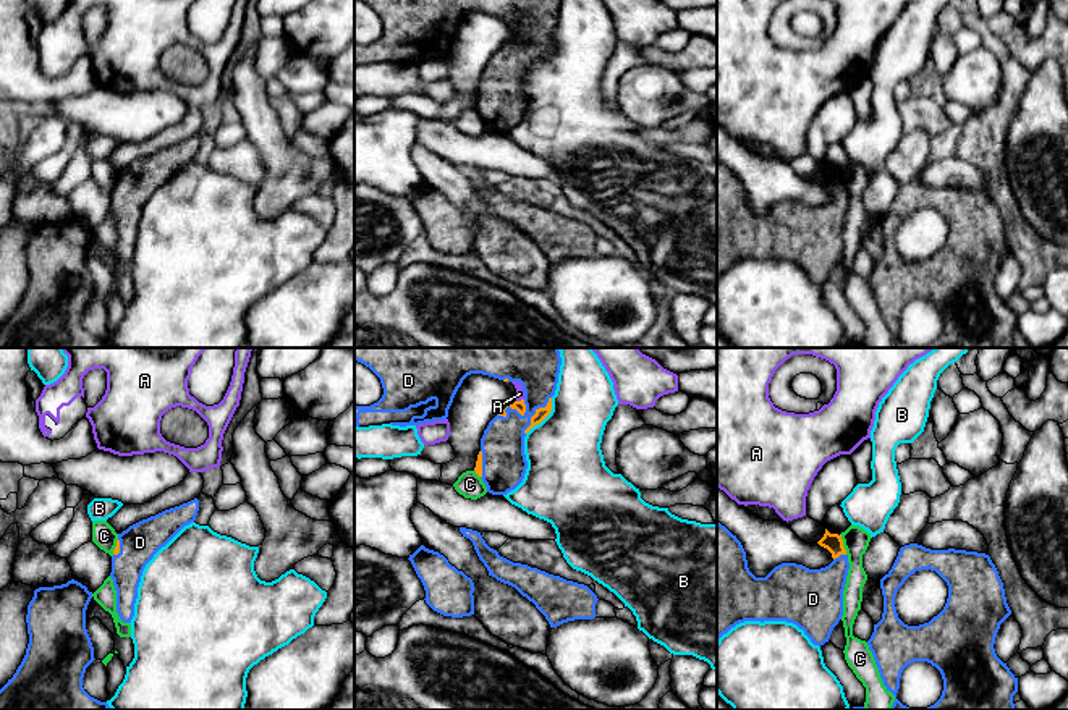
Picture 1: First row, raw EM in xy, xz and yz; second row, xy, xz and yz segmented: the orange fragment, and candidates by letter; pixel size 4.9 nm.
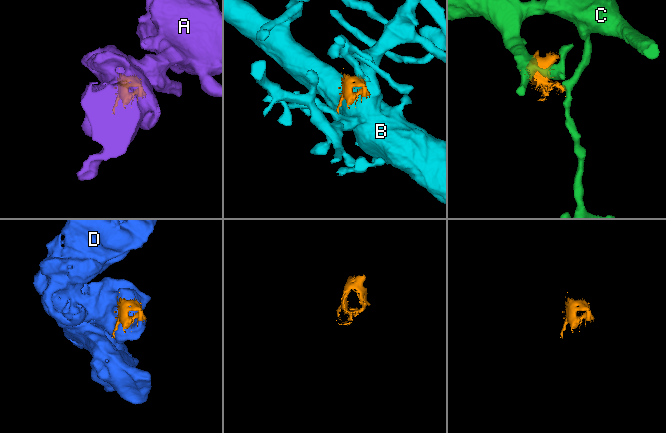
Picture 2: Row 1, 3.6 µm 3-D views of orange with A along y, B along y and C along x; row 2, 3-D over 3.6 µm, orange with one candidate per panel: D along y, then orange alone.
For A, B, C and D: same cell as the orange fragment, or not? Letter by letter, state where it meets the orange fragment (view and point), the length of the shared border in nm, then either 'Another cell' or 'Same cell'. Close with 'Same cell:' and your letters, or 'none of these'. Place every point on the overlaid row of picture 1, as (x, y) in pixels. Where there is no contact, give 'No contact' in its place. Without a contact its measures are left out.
A: Touches orange at xz (521, 400). Shared border 40 nm. Another cell
B: Touches orange at xz (544, 418). Shared border 220 nm. Another cell
C: Touches orange at yz (842, 544). Shared border 110 nm. Another cell
D: Touches orange at xz (513, 408). Shared border 160 nm. Same cell
Same cell: D

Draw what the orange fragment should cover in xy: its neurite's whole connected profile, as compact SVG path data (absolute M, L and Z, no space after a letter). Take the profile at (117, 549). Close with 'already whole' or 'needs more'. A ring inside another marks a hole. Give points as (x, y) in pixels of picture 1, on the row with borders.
M194 498L142 519L118 534L110 577L117 590L117 613L123 623L131 623L134 616L138 587L146 564L184 526L196 521L197 511L199 500Z | needs more

